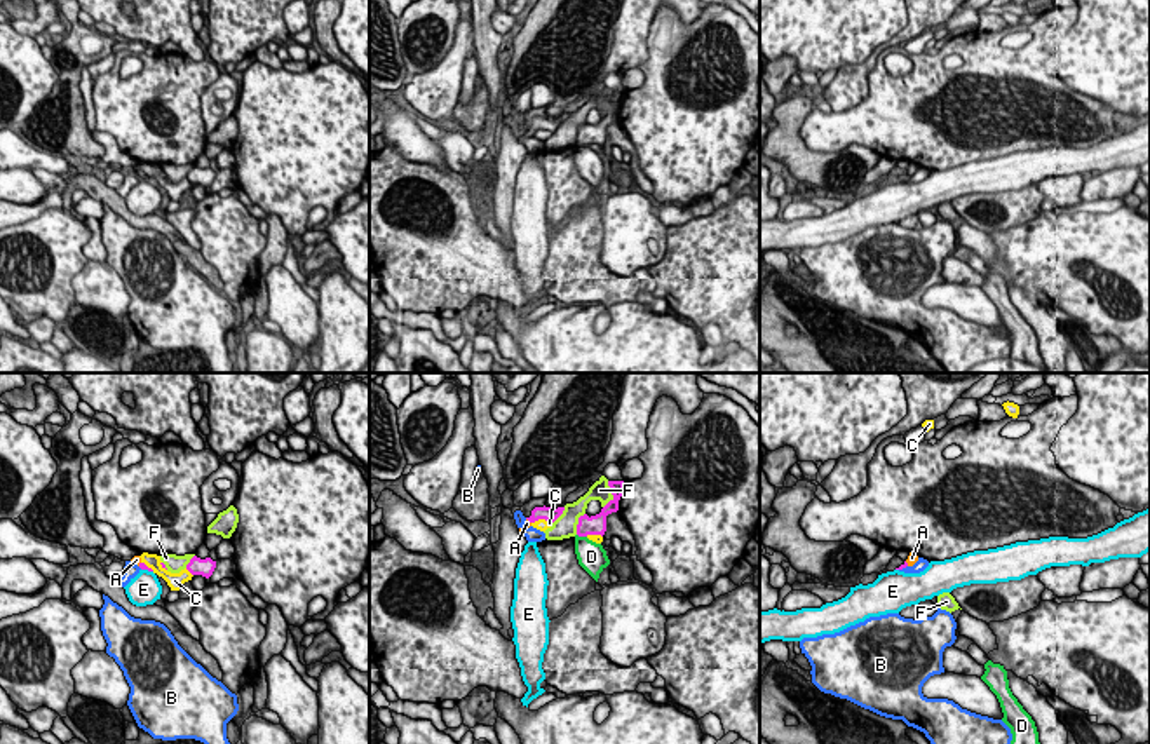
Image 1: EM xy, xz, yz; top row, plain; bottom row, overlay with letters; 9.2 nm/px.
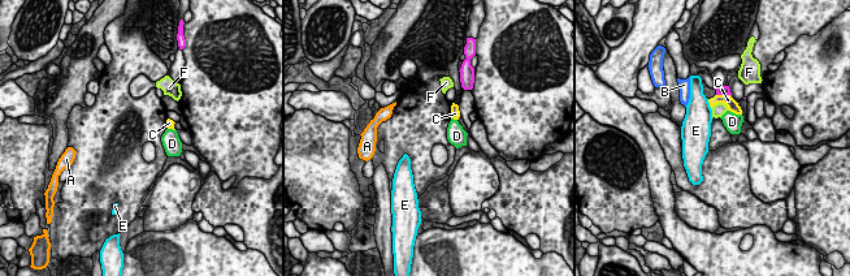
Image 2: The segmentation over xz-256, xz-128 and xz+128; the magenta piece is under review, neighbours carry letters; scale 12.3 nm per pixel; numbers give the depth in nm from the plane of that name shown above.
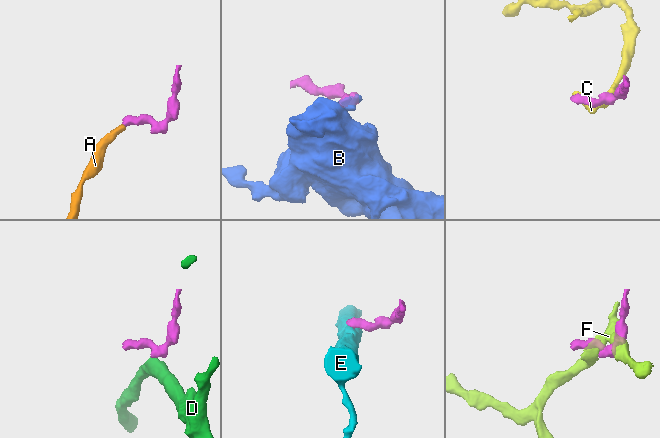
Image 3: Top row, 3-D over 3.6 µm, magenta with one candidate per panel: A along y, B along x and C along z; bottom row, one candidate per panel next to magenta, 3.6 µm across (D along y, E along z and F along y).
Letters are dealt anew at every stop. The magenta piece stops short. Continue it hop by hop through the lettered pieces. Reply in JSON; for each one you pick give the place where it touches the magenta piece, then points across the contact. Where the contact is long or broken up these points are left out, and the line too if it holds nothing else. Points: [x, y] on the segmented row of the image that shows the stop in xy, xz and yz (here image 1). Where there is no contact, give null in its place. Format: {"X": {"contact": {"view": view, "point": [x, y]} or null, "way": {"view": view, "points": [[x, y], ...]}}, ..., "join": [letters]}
{"A": {"contact": {"view": "xz", "point": [528, 520]}, "way": {"view": "xz", "points": [[551, 514], [537, 514], [528, 520], [527, 523]]}}, "join": ["A"]}

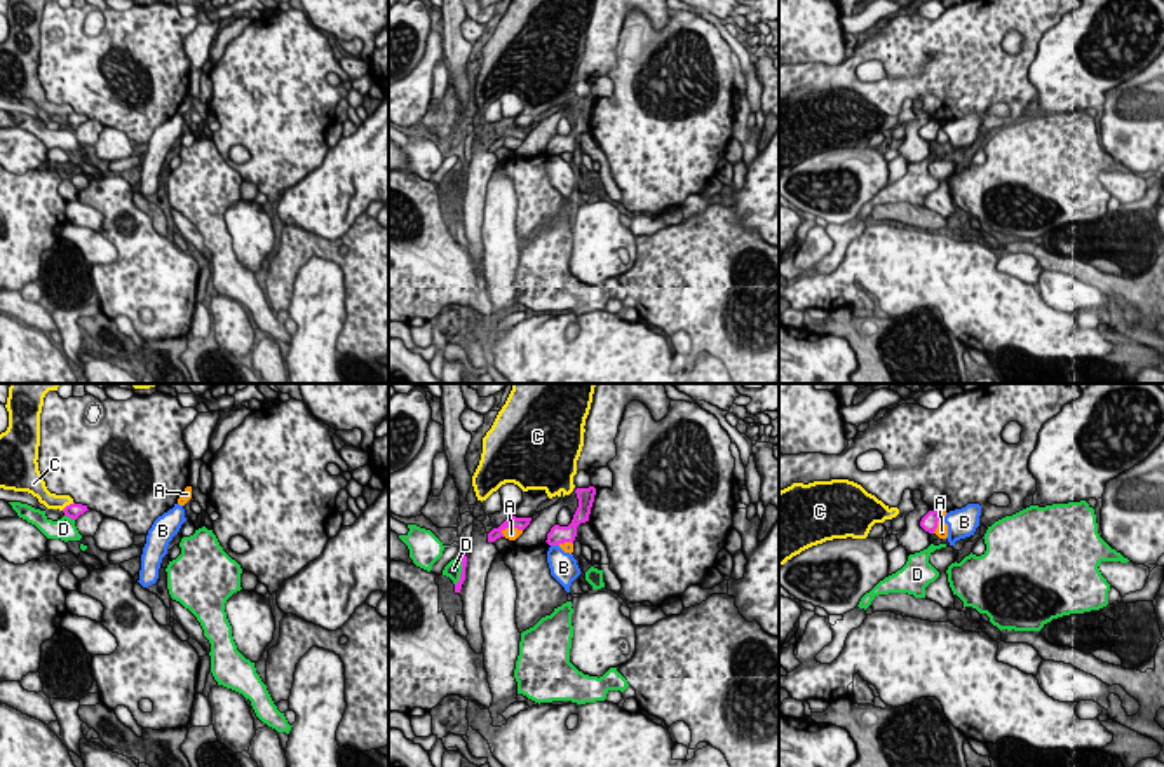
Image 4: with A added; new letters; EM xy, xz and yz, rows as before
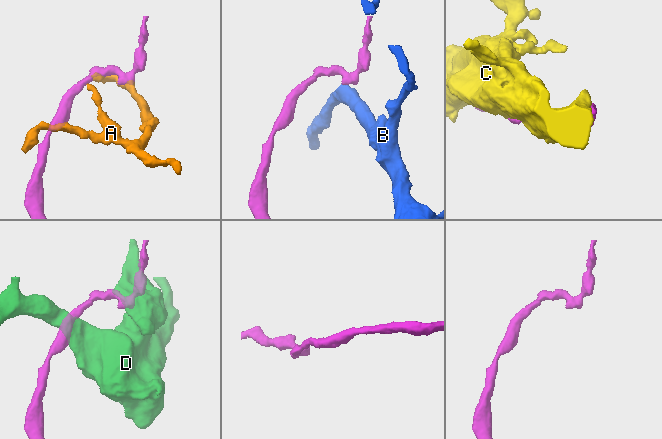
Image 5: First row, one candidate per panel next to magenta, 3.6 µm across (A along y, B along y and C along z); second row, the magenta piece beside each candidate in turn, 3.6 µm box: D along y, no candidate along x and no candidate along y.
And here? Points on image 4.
{"join": []}

